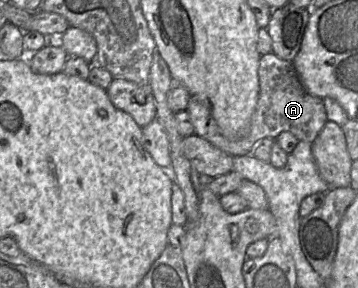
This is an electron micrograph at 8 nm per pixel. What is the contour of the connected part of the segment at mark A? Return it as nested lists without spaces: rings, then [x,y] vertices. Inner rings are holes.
[[[273,52],[261,55],[258,74],[259,98],[245,137],[239,140],[226,138],[209,109],[191,96],[186,111],[194,126],[194,134],[206,139],[231,156],[251,154],[257,141],[266,137],[275,139],[283,131],[292,133],[299,141],[312,143],[328,121],[323,99],[308,93],[293,63],[279,58]]]

